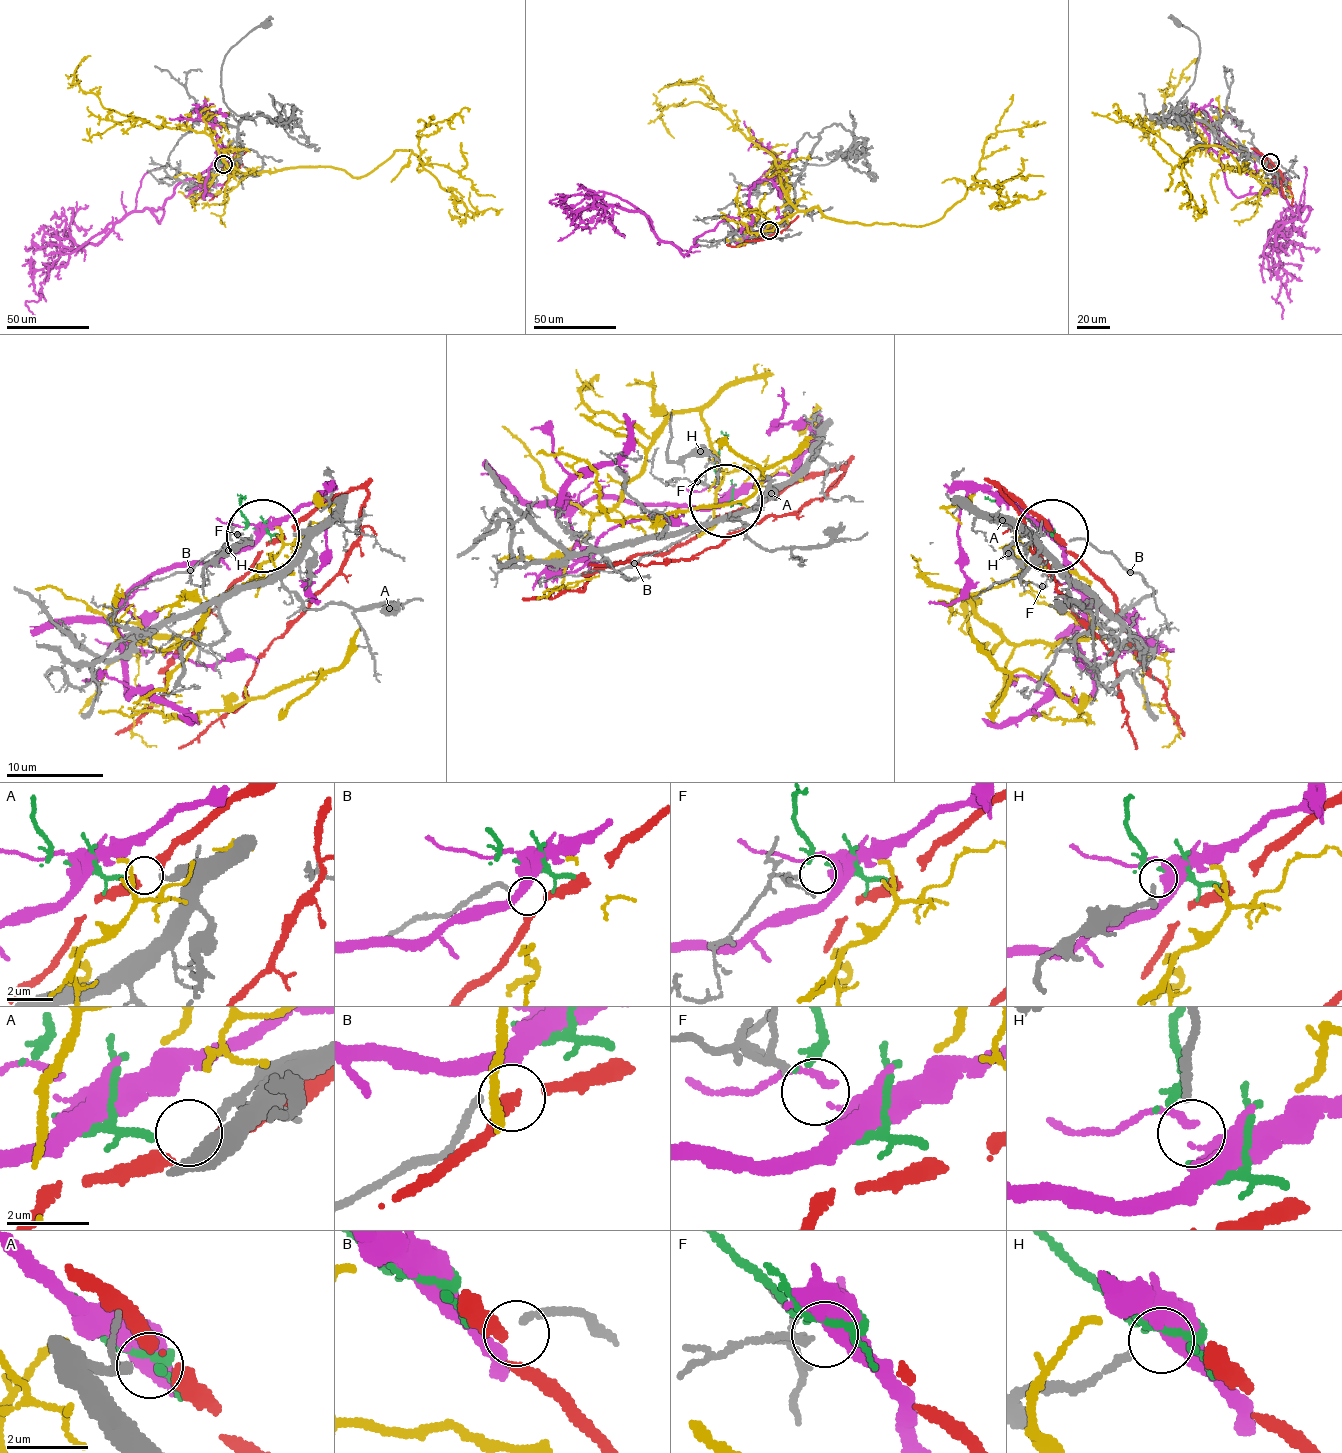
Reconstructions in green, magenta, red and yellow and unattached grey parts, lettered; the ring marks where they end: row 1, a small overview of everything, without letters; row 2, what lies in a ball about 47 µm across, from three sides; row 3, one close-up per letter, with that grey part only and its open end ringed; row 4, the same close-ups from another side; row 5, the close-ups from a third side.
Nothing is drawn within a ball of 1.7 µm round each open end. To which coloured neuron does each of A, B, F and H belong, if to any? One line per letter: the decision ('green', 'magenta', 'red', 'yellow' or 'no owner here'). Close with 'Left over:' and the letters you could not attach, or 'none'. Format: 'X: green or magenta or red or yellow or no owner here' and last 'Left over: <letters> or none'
A: green
B: red
F: no owner here
H: magenta
Left over: F

